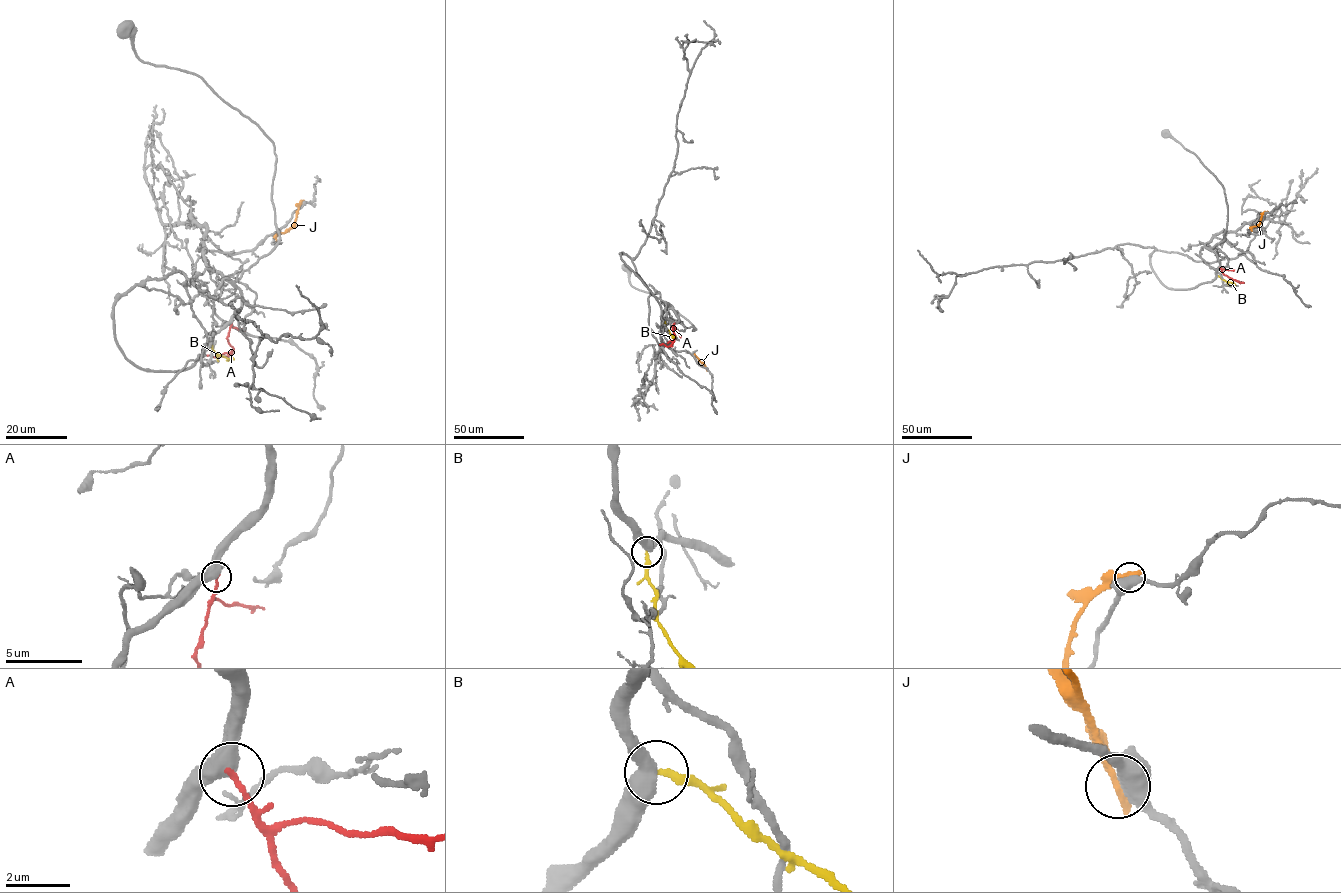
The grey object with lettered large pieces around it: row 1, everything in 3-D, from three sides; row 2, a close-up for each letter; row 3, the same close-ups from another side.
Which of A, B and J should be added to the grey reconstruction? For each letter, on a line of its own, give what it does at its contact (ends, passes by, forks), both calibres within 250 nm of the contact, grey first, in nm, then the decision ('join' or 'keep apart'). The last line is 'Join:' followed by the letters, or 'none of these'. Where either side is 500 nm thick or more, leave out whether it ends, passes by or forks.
A: 500 nm thick on the grey side, 180 nm on the other; keep apart
B: it ends there; 480 nm thick on the grey side, 260 nm on the other; keep apart
J: it ends there; 480 nm thick on the grey side, 380 nm on the other; keep apart
Join: none of these

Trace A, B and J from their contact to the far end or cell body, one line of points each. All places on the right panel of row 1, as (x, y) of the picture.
A: (1220, 267), (1224, 275), (1241, 283)
B: (1217, 276), (1234, 284)
J: (1266, 212), (1252, 231)

